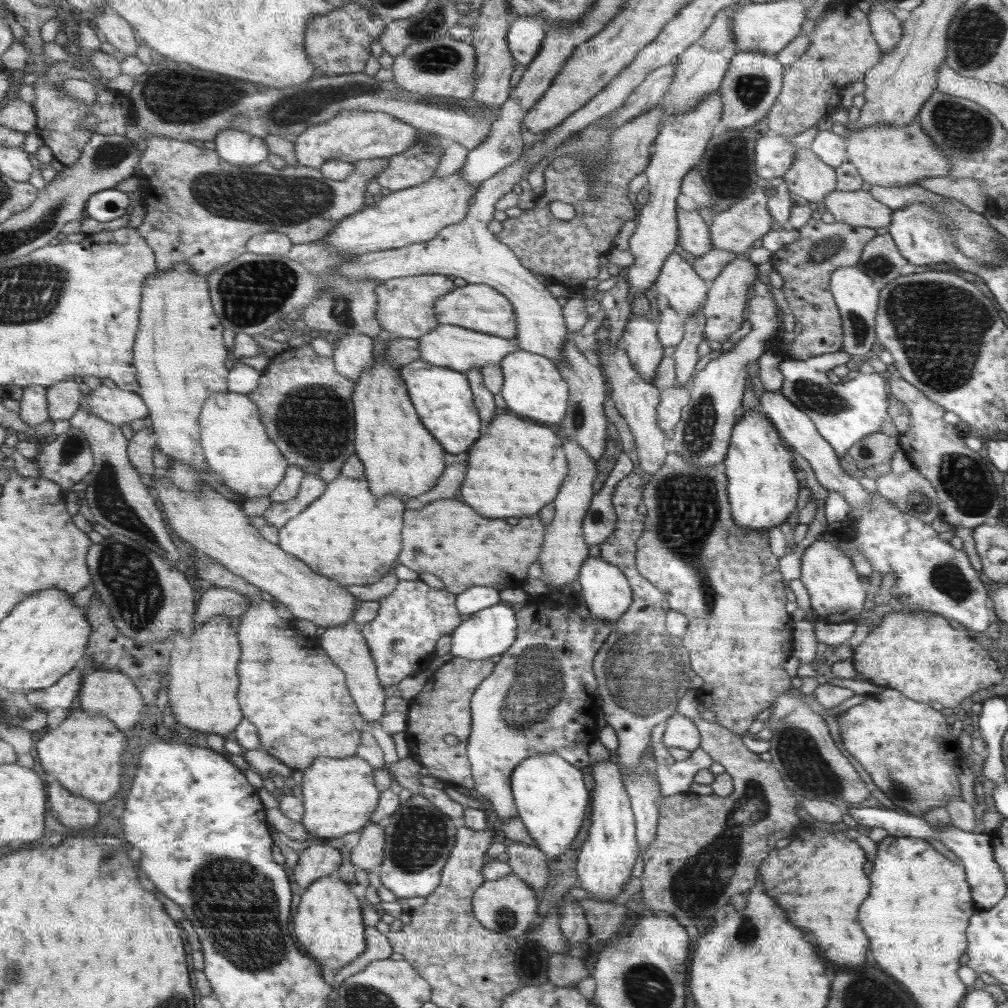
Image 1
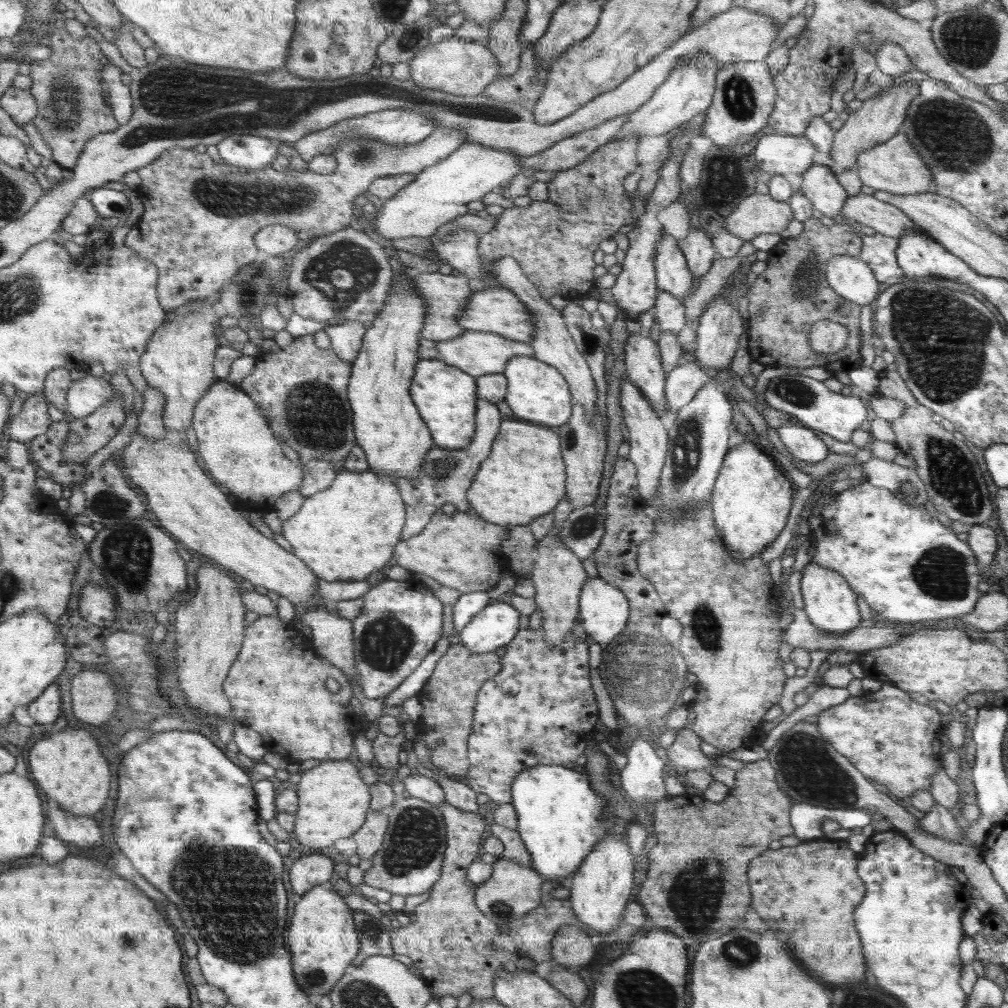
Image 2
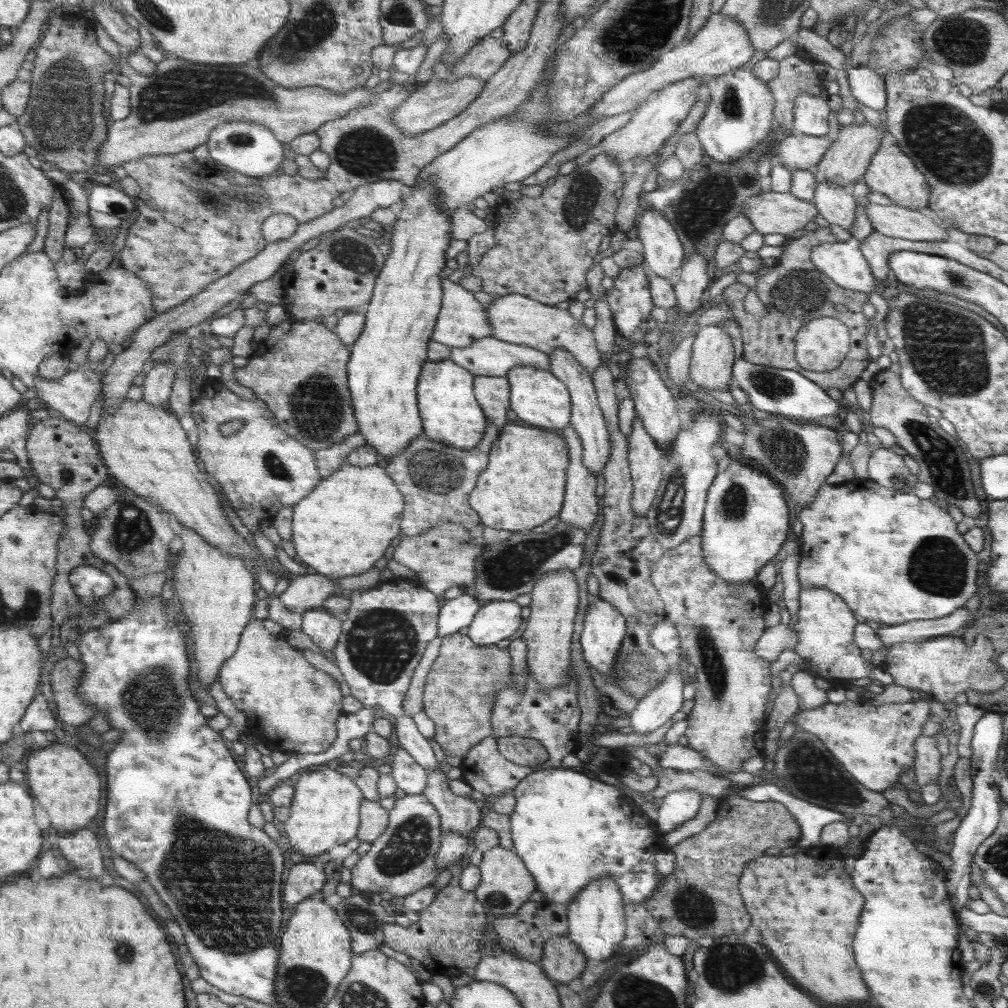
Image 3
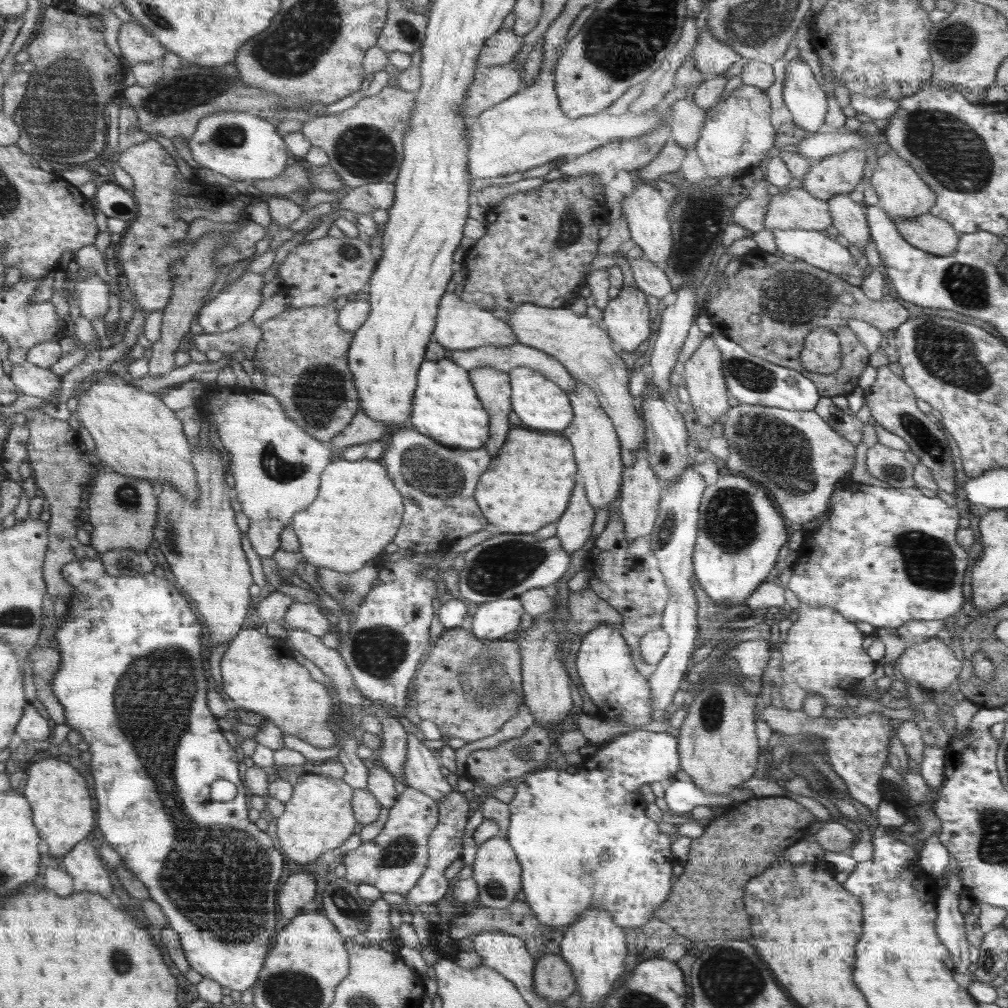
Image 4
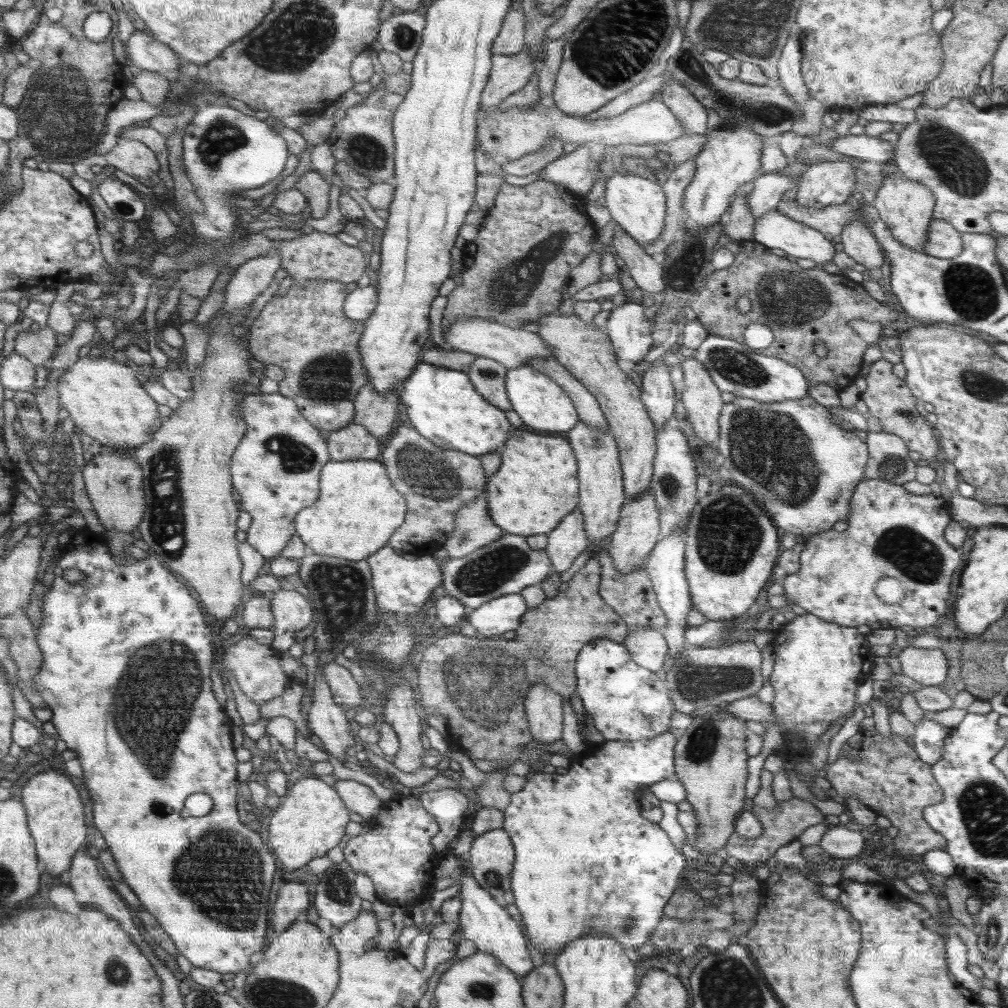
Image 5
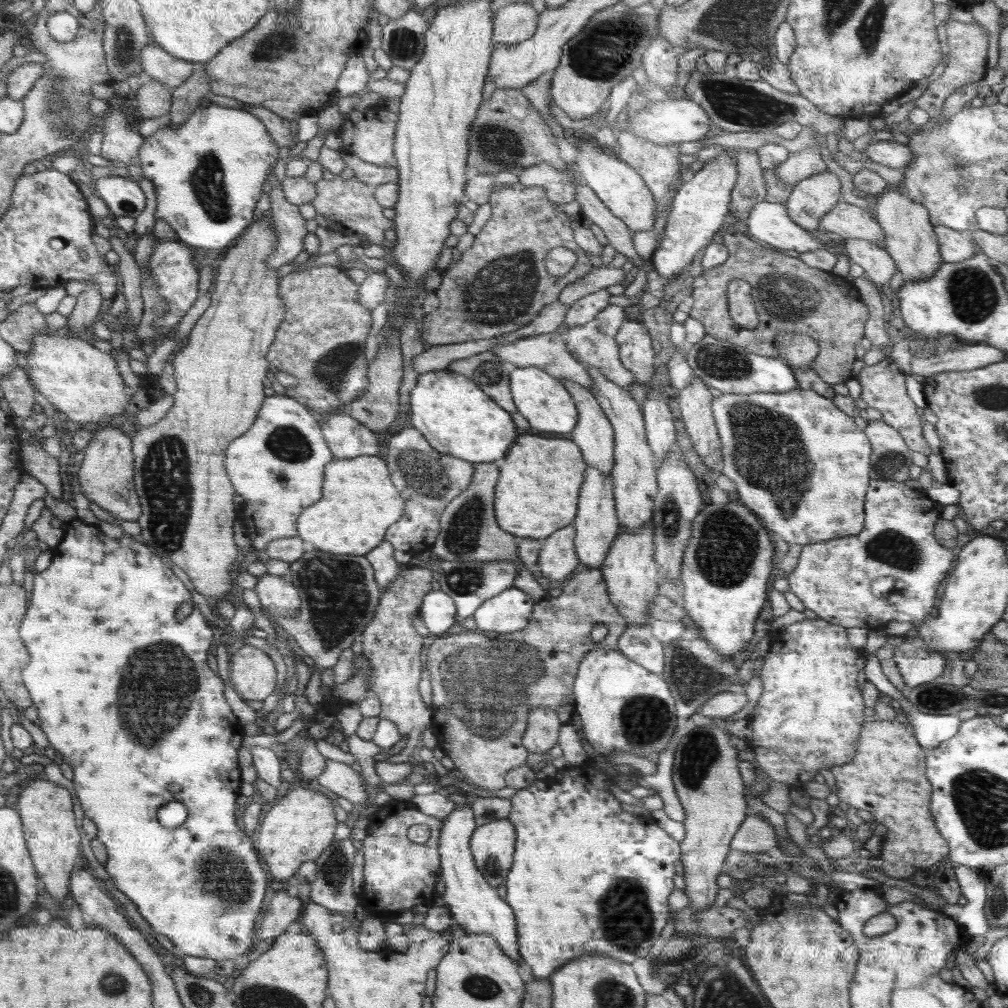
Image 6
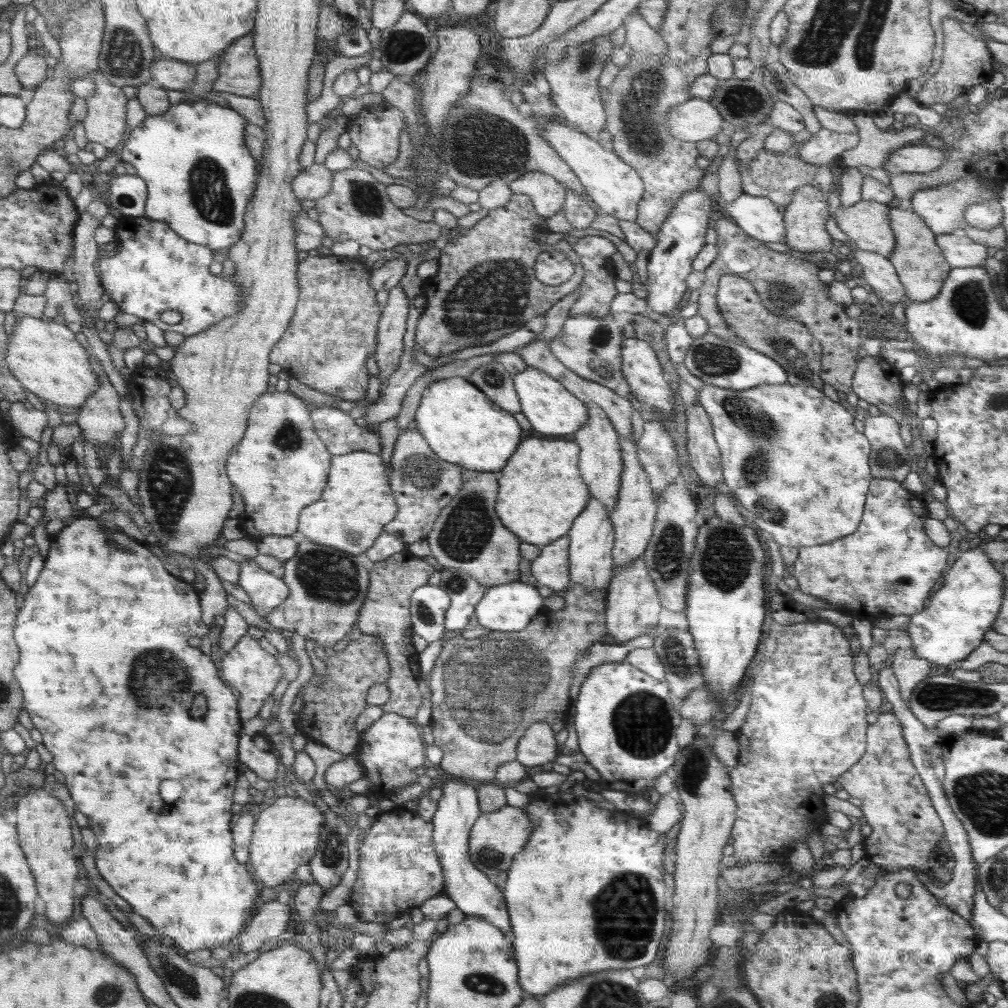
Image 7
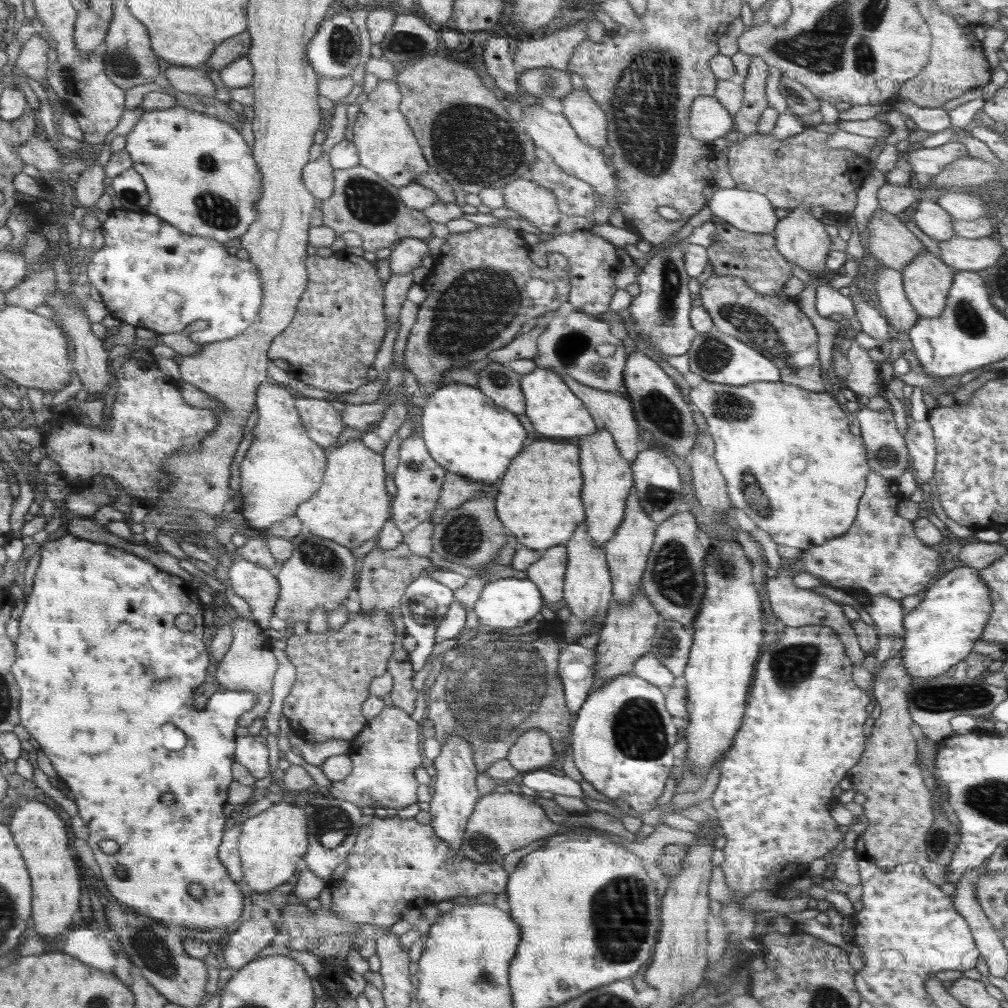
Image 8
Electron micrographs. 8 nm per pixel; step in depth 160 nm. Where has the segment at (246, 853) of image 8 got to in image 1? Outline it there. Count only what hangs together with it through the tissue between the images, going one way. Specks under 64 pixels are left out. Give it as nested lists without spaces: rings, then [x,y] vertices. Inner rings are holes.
[[[320,757],[303,771],[302,798],[304,814],[301,820],[309,836],[320,839],[340,838],[364,828],[380,804],[381,792],[374,782],[374,768],[364,758]]]

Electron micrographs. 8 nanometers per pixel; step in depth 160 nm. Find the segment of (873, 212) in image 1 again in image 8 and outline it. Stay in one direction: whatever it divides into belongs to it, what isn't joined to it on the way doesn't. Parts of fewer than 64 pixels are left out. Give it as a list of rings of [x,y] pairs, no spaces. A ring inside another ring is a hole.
[[[955,236],[939,243],[941,262],[958,271],[984,273],[988,267],[996,265],[1006,252],[1000,246],[998,236],[980,239]]]

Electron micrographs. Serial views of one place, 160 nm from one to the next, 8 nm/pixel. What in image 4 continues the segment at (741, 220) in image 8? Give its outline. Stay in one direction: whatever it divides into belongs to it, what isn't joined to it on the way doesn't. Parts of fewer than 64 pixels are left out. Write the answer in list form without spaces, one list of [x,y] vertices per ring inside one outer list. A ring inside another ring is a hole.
[[[774,229],[770,232],[777,250],[784,255],[792,255],[834,275],[865,277],[849,250],[825,232],[799,229]]]

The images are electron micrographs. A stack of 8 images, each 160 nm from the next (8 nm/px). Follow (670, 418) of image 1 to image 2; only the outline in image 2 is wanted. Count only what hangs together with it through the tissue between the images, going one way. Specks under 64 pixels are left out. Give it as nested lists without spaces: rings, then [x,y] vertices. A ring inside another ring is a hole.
[[[692,358],[682,360],[665,380],[667,411],[677,414],[712,377],[713,373],[700,367]]]

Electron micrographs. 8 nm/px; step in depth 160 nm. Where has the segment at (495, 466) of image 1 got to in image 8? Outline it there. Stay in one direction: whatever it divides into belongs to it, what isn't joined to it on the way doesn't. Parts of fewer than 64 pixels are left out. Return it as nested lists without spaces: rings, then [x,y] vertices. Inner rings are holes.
[[[538,440],[514,458],[510,474],[495,485],[497,517],[518,538],[520,546],[543,551],[564,545],[572,538],[572,532],[584,520],[584,500],[580,500],[582,474],[578,462],[576,444]]]

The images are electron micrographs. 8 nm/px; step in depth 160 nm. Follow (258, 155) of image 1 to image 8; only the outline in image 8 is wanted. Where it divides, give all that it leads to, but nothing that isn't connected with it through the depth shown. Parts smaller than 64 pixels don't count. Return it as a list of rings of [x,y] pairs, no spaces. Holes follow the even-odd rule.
[[[179,105],[146,111],[139,123],[126,136],[126,152],[130,155],[133,168],[142,175],[151,201],[144,211],[158,215],[186,234],[216,239],[227,243],[243,237],[258,218],[255,204],[262,195],[262,175],[252,158],[252,148],[244,142],[238,129],[218,118]]]

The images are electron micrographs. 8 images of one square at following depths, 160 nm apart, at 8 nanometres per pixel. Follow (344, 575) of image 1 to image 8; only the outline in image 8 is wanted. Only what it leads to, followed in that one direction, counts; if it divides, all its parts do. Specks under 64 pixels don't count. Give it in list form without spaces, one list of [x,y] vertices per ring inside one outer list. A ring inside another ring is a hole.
[[[350,439],[328,453],[324,480],[313,498],[302,503],[295,516],[316,536],[333,540],[346,548],[358,548],[374,538],[390,518],[390,500],[384,488],[382,456],[361,439]]]

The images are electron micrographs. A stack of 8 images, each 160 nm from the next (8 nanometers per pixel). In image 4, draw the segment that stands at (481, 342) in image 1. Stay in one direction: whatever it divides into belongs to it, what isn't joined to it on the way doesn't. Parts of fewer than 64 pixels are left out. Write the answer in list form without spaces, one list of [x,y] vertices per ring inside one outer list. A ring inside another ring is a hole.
[[[514,343],[514,346],[508,346],[508,348],[480,346],[478,349],[452,351],[448,353],[448,356],[452,362],[457,364],[457,366],[464,367],[469,371],[482,367],[496,367],[498,370],[507,373],[518,367],[530,367],[532,370],[541,372],[546,378],[553,379],[553,381],[557,383],[558,386],[561,386],[561,389],[565,390],[568,394],[575,389],[575,379],[573,378],[573,375],[569,373],[569,370],[566,370],[564,364],[558,362],[552,355],[545,354],[542,350],[537,350],[520,343]]]

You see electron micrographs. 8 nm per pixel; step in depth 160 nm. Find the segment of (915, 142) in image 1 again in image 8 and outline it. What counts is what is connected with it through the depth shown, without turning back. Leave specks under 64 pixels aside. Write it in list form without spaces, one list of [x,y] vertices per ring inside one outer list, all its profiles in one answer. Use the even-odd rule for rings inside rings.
[[[927,249],[901,270],[905,296],[920,317],[937,317],[946,306],[953,268]]]

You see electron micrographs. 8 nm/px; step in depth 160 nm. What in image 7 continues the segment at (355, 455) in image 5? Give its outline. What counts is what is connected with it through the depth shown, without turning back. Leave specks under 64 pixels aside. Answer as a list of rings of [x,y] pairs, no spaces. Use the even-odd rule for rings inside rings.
[[[328,404],[319,405],[312,412],[316,433],[328,447],[332,455],[340,456],[358,450],[380,454],[380,438],[364,428],[360,428],[348,412],[339,408],[328,408]]]

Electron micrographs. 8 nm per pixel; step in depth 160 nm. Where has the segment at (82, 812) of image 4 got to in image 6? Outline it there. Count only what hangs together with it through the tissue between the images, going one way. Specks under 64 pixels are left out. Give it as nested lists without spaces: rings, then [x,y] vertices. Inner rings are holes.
[[[46,780],[35,781],[18,797],[22,832],[30,854],[34,854],[34,866],[42,874],[44,888],[58,900],[68,894],[70,872],[74,870],[76,856],[80,856],[80,834],[72,812],[72,796],[66,788]]]

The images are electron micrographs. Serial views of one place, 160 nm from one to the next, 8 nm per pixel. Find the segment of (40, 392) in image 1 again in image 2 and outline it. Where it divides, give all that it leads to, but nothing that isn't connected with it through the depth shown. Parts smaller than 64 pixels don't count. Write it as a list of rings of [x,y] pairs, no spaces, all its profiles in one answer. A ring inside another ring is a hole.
[[[39,394],[29,395],[22,405],[22,410],[13,419],[8,420],[3,436],[25,444],[46,432],[50,425],[48,402],[45,397]]]

